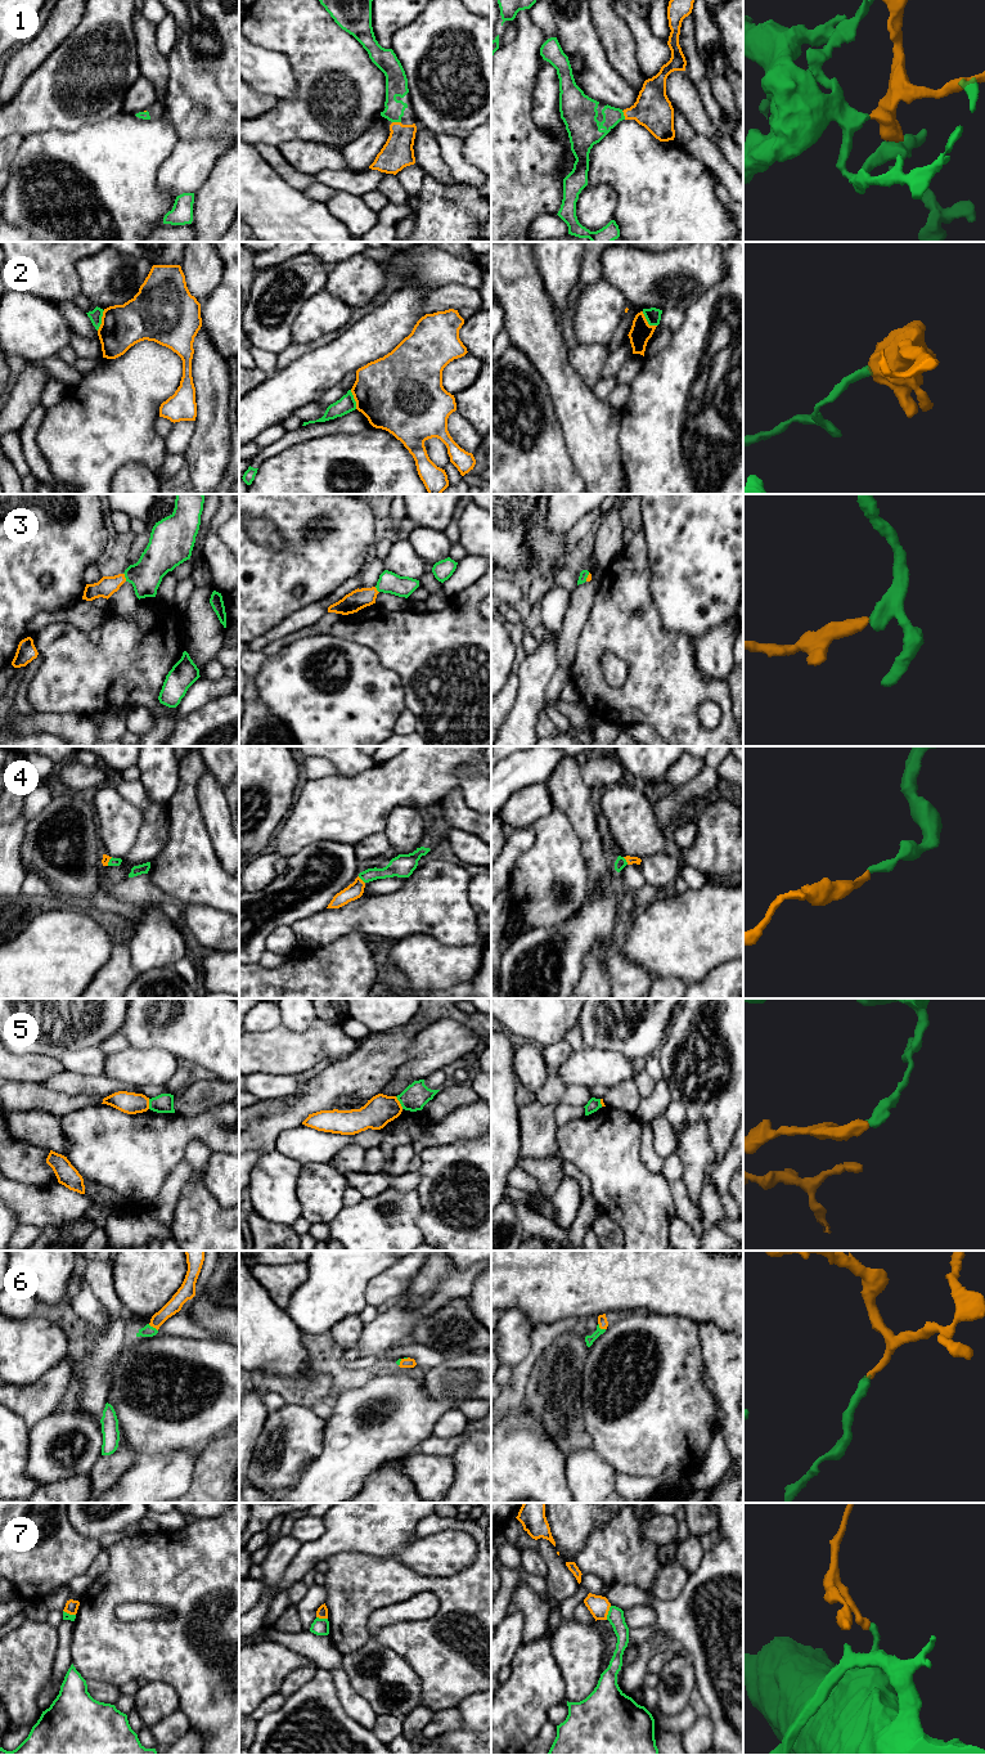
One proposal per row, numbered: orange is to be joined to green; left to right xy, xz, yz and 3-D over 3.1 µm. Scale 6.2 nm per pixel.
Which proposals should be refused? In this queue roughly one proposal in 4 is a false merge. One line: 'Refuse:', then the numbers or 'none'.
Refuse: 2, 5, 7

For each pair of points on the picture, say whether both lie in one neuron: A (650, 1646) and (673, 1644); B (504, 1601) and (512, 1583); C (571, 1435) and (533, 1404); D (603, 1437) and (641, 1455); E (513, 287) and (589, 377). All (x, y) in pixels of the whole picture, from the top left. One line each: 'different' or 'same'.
A: same
B: same
C: same
D: same
E: different

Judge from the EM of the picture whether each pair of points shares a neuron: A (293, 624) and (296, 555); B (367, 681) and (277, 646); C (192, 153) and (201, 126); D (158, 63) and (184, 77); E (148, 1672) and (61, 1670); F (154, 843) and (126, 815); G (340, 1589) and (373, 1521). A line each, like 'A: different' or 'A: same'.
A: different
B: different
C: different
D: different
E: different
F: different
G: different

